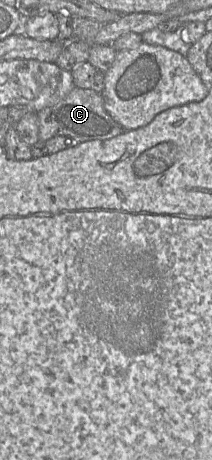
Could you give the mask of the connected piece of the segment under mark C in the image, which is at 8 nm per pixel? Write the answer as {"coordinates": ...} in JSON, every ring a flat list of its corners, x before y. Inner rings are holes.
{"coordinates":[[74,87,62,100,36,113,39,122,39,141,55,136,70,136,79,143,94,139,109,139,121,134,124,129,106,111,103,97,92,88]]}

